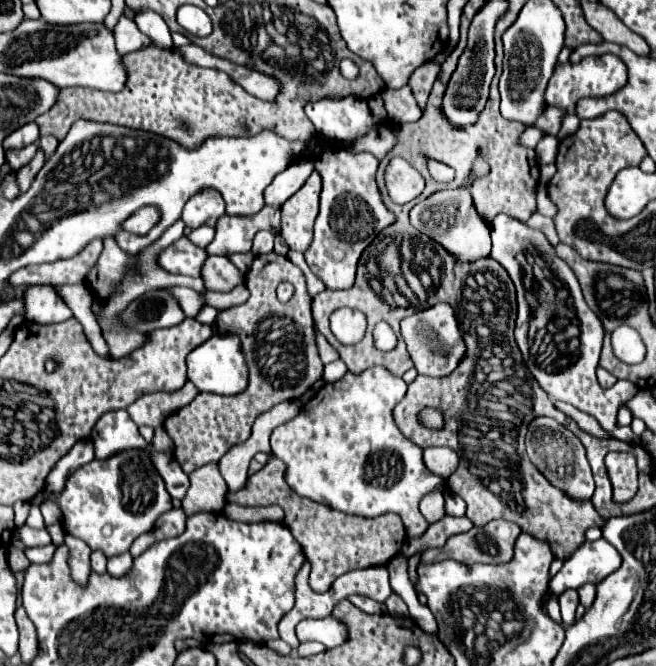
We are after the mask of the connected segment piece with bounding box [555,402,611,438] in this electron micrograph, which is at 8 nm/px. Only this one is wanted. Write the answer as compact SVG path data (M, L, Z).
M555 402L555 406L557 406L563 414L567 414L569 418L573 418L573 420L579 424L581 430L585 430L585 432L589 432L589 434L595 434L595 436L601 436L601 438L611 438L611 436L595 422L595 418L591 418L591 414L581 412L581 410L577 410L575 406L565 404L565 402Z

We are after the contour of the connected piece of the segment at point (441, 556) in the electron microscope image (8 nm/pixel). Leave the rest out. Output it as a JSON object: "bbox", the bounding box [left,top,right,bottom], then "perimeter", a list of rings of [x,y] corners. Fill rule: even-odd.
{"bbox":[423,520,519,564],"perimeter":[[[495,520],[495,522],[489,522],[487,526],[483,528],[471,528],[467,534],[457,534],[457,536],[451,536],[445,546],[441,548],[433,548],[433,550],[427,550],[423,554],[423,562],[439,562],[439,560],[445,560],[445,558],[451,558],[451,560],[457,560],[457,562],[463,562],[463,564],[501,564],[501,562],[509,562],[513,558],[513,546],[515,546],[515,540],[519,536],[519,528],[511,522],[505,522],[505,520]]]}

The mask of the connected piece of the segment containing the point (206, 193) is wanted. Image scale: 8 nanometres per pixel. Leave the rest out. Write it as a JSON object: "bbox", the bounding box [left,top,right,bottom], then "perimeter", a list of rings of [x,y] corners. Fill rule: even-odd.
{"bbox":[181,188,225,228],"perimeter":[[[205,188],[187,200],[181,218],[189,228],[199,228],[215,226],[217,218],[221,218],[223,214],[225,214],[223,196],[213,188]]]}

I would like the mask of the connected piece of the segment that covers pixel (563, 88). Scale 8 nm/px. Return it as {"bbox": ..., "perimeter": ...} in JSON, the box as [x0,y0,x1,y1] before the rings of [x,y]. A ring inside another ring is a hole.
{"bbox":[543,54,627,138],"perimeter":[[[615,54],[587,56],[587,58],[583,58],[583,62],[577,62],[577,64],[573,64],[573,62],[557,64],[555,72],[551,76],[551,82],[547,84],[545,94],[543,94],[547,106],[555,106],[555,108],[565,112],[557,136],[565,138],[565,136],[577,132],[580,124],[580,119],[575,112],[577,100],[581,100],[581,98],[603,98],[603,96],[609,96],[609,94],[621,90],[625,84],[627,84],[627,66]]]}

